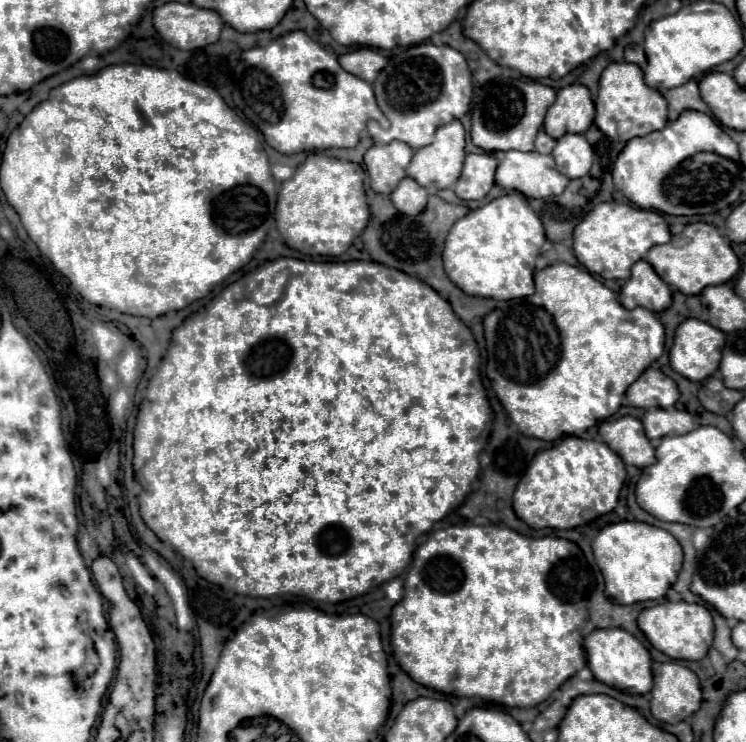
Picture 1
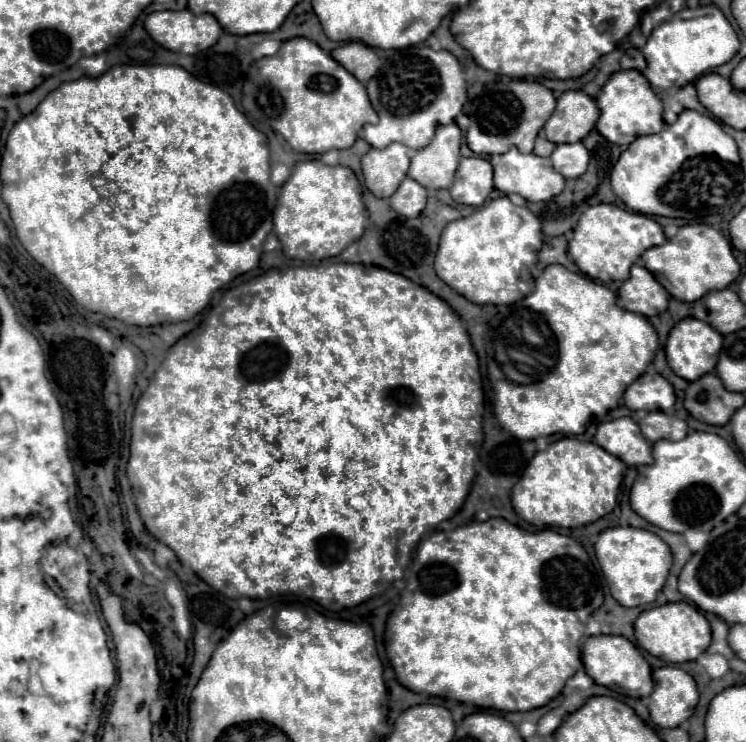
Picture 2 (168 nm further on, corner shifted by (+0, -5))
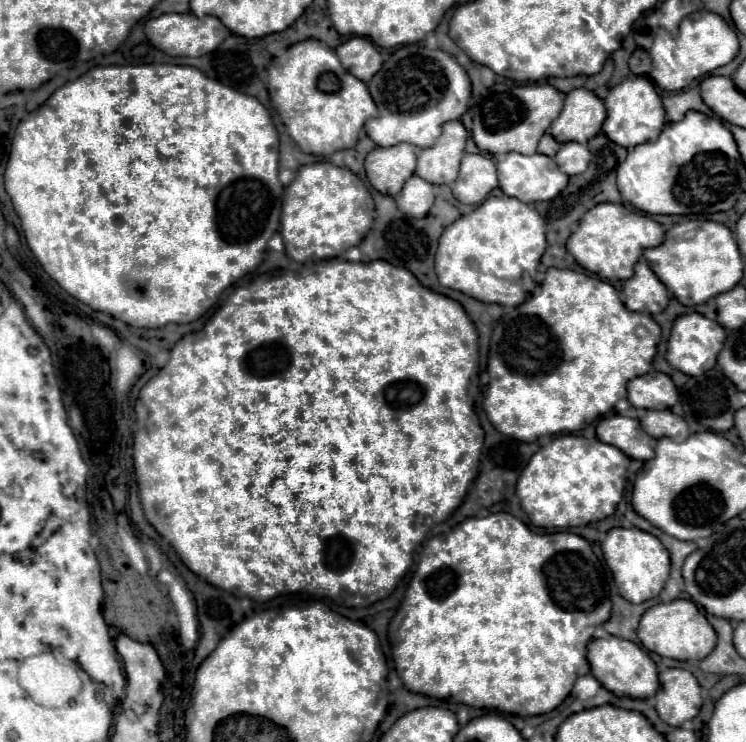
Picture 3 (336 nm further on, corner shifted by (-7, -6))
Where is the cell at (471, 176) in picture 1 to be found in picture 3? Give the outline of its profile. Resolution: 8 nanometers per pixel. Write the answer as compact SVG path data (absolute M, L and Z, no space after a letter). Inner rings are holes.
M465 154L459 178L453 182L453 196L461 204L481 204L497 188L495 162L485 154Z

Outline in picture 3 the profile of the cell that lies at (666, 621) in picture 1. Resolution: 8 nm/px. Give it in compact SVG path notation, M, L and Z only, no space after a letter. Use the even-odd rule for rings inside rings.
M673 600L667 604L651 606L641 616L637 636L647 650L675 660L703 660L717 642L717 634L713 632L711 624L691 600Z

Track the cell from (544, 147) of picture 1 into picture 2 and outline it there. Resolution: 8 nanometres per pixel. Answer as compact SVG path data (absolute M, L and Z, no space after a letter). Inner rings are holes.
M542 133L538 135L538 139L536 139L536 147L534 147L534 153L538 155L538 157L550 157L552 155L552 151L554 151L554 143L550 143Z

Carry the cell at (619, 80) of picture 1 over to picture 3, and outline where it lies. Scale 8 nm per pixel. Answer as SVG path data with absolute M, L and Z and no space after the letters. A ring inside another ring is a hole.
M631 76L619 82L609 90L609 96L605 98L607 118L603 122L603 132L609 140L615 144L621 144L623 148L633 148L637 144L657 140L657 136L663 130L665 124L665 110L661 104L661 98L653 84L643 76Z

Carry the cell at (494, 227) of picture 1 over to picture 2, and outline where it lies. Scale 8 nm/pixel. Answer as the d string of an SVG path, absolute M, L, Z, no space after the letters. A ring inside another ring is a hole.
M508 197L494 199L480 207L476 213L452 221L446 225L440 237L434 271L454 291L478 305L510 305L532 293L532 275L528 267L534 267L542 249L542 225L538 217L524 205L514 205Z

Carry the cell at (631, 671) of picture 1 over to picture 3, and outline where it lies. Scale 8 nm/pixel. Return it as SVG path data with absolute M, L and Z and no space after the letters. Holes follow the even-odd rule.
M607 636L599 640L591 640L587 646L587 660L591 664L591 674L615 696L629 696L629 698L651 698L659 688L657 680L657 666L649 658L649 654L637 646L635 642Z

